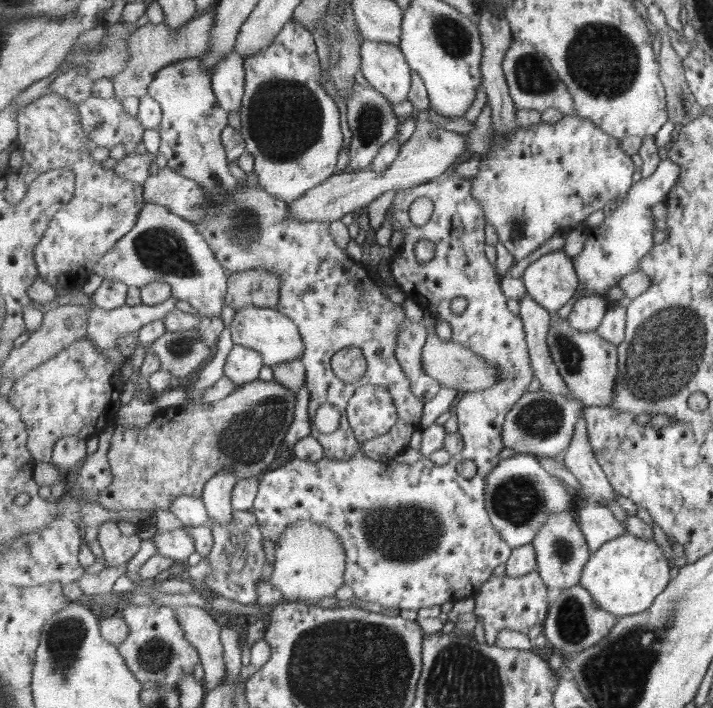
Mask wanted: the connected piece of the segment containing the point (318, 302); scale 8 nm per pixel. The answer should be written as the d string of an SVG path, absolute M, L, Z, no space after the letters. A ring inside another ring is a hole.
M200 57L188 58L162 68L150 84L148 94L159 102L164 112L159 128L162 136L160 152L166 157L167 166L171 170L202 184L210 199L216 204L218 214L213 218L205 219L205 221L195 222L195 226L198 228L198 232L203 234L203 239L207 239L207 244L214 250L215 258L219 260L219 264L229 274L255 268L275 271L280 274L281 296L277 309L291 317L295 324L298 324L302 339L306 344L306 352L303 354L302 362L306 365L306 384L311 393L310 419L315 422L317 410L327 402L335 404L343 412L341 428L337 432L323 434L317 428L312 428L312 435L317 437L324 446L324 456L331 461L351 460L356 454L364 452L369 458L381 462L389 462L395 456L399 456L409 444L411 436L424 429L422 416L425 406L425 403L414 393L411 379L407 373L403 372L403 366L396 356L400 328L403 323L409 321L404 306L393 304L391 300L385 298L385 294L377 286L377 280L373 280L373 273L365 266L364 262L353 260L344 249L338 246L338 242L333 240L333 236L329 232L331 222L297 221L295 215L290 214L289 203L278 199L263 187L245 186L229 172L226 145L222 141L223 131L230 122L229 112L219 102L212 85L212 77L206 71ZM349 346L360 348L366 358L368 370L365 376L369 378L367 384L371 383L387 388L392 394L398 412L397 424L389 432L364 443L359 442L347 414L348 404L353 398L355 390L345 388L347 384L341 382L331 368L331 358L339 350L349 348Z

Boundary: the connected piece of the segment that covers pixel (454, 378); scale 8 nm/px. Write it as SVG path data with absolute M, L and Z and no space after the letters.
M431 329L423 352L423 367L426 374L438 380L444 388L454 388L459 391L475 392L485 390L498 381L497 367L489 365L471 348L467 348L454 340L441 340Z

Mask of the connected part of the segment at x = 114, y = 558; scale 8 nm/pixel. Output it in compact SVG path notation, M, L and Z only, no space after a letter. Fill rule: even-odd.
M104 522L99 527L97 540L102 547L105 563L119 566L129 562L141 548L141 538L137 533L124 536L117 523Z

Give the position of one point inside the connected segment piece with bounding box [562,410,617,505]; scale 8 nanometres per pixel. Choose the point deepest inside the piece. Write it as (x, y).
(579, 459)

